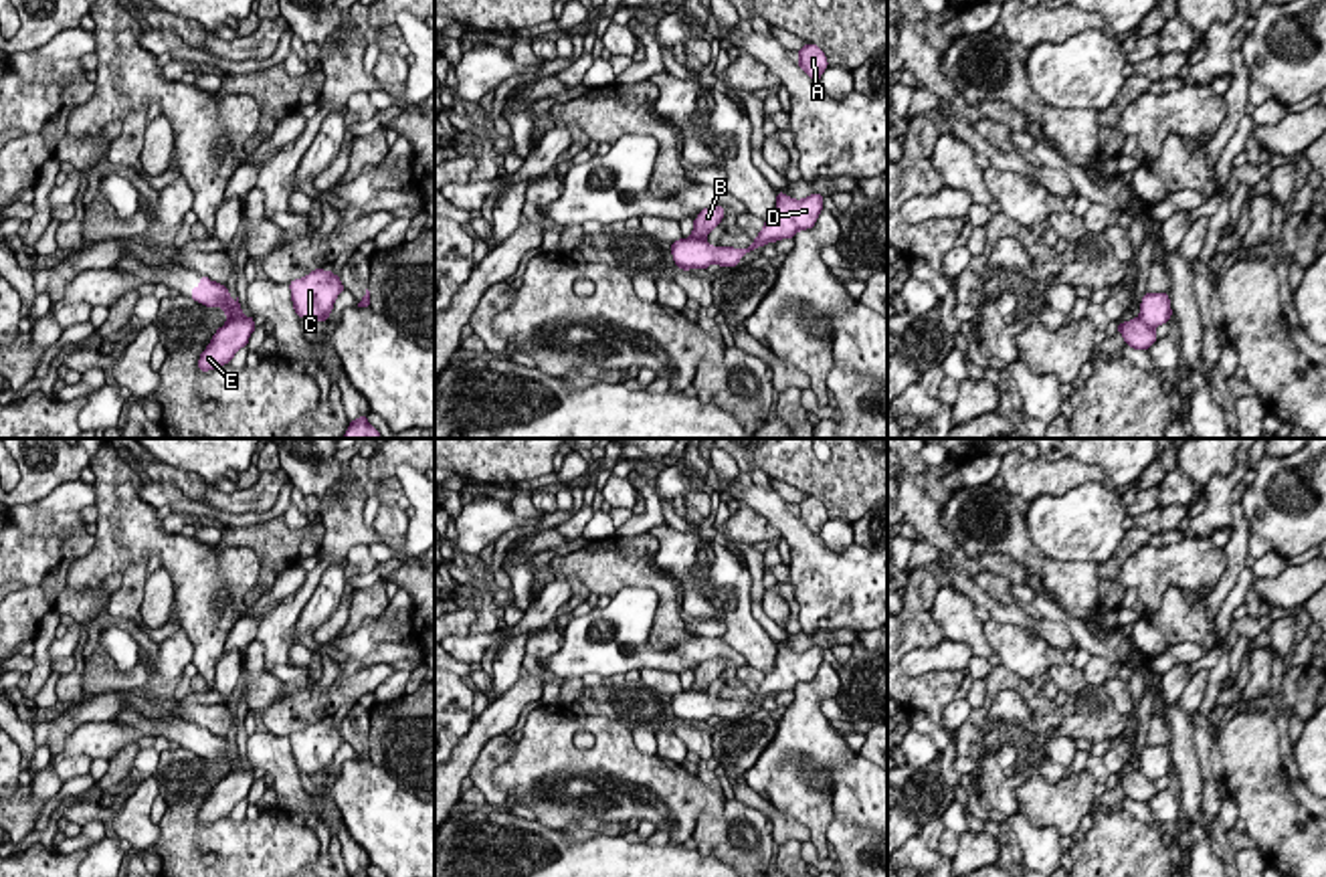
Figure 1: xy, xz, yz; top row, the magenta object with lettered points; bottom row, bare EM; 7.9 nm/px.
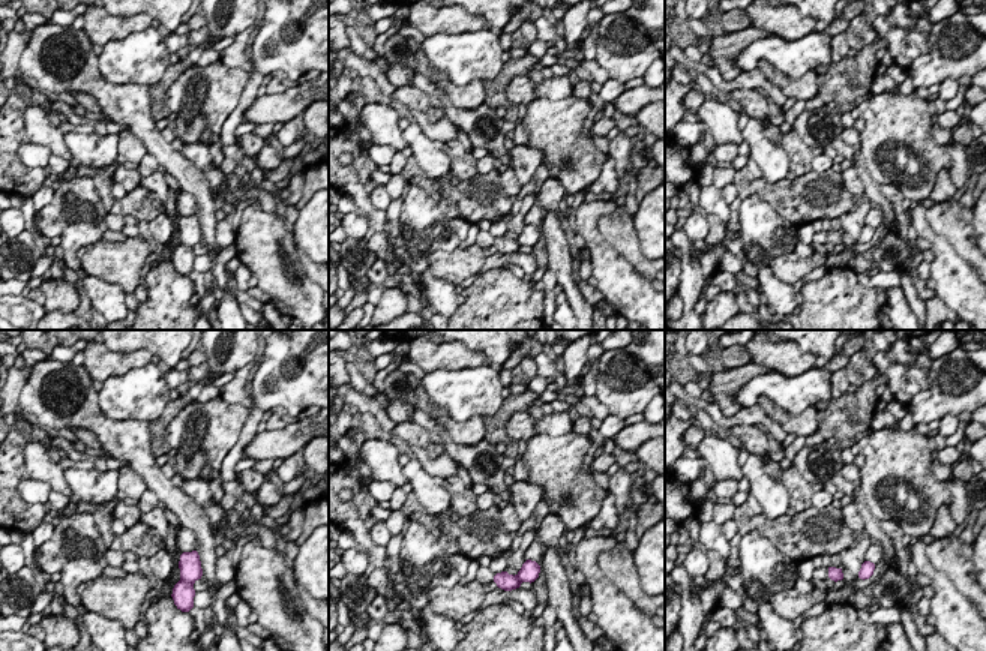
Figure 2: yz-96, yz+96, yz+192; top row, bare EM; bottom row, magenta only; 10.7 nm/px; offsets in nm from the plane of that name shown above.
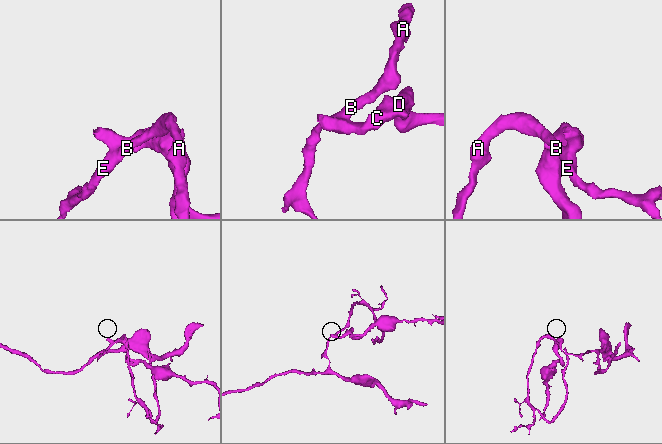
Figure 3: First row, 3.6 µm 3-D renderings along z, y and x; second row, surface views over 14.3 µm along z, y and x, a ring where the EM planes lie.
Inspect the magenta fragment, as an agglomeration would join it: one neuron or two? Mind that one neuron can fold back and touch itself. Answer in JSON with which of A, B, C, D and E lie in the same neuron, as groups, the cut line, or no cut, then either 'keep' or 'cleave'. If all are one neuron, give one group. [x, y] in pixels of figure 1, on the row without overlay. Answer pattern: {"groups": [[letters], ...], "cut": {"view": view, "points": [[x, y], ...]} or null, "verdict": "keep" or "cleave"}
{"groups": [["A", "B", "E"], ["C", "D"]], "cut": {"view": "xy", "points": [[247, 770], [229, 774]]}, "verdict": "cleave"}

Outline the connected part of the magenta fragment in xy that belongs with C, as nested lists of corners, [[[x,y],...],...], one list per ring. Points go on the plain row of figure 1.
[[[315,721],[289,736],[293,762],[305,774],[327,774],[334,754],[346,742],[332,723]]]

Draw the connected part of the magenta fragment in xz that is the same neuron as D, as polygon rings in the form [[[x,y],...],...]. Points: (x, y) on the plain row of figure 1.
[[[778,645],[774,669],[764,675],[758,691],[752,693],[748,701],[712,699],[707,693],[679,691],[671,695],[673,713],[683,723],[693,719],[707,721],[712,715],[718,715],[720,719],[736,719],[746,705],[764,699],[766,695],[794,691],[798,683],[813,681],[823,663],[823,653],[821,647],[794,653],[784,645]]]

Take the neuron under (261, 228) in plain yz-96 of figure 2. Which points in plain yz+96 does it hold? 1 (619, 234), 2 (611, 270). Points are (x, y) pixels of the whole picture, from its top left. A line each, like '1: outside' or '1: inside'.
1: outside
2: inside

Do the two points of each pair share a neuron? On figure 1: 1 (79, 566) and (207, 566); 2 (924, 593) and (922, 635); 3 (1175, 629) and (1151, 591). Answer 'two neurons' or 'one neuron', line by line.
1: one neuron
2: one neuron
3: two neurons

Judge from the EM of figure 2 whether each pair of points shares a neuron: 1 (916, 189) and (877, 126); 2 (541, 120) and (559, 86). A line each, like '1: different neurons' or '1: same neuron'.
1: same neuron
2: different neurons

